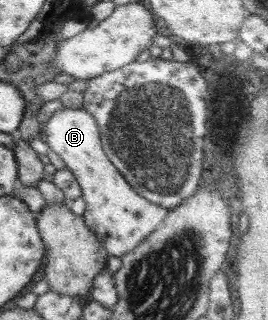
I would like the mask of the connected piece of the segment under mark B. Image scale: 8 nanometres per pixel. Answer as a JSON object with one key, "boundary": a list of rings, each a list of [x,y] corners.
{"boundary":[[[82,108],[56,111],[43,124],[42,139],[75,176],[86,203],[82,215],[85,225],[100,239],[110,256],[123,257],[164,223],[168,208],[158,206],[139,195],[103,151],[95,118]]]}

